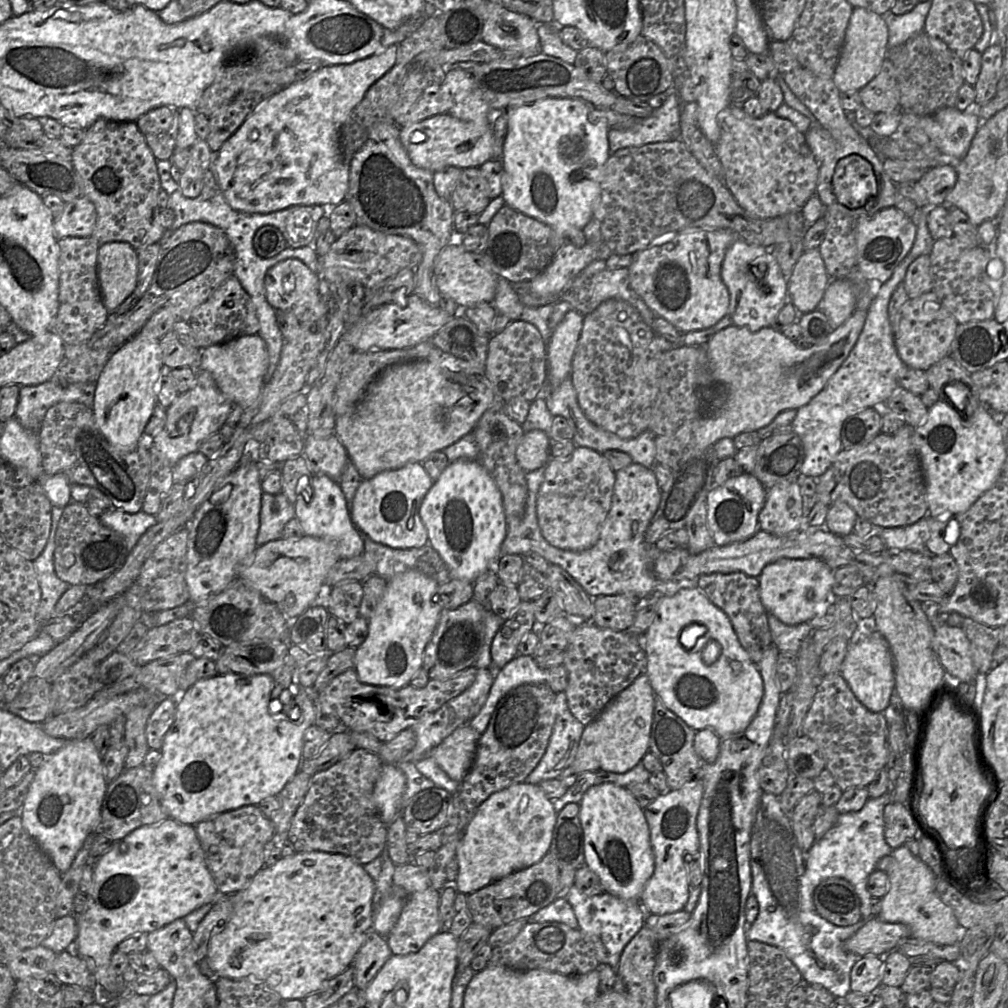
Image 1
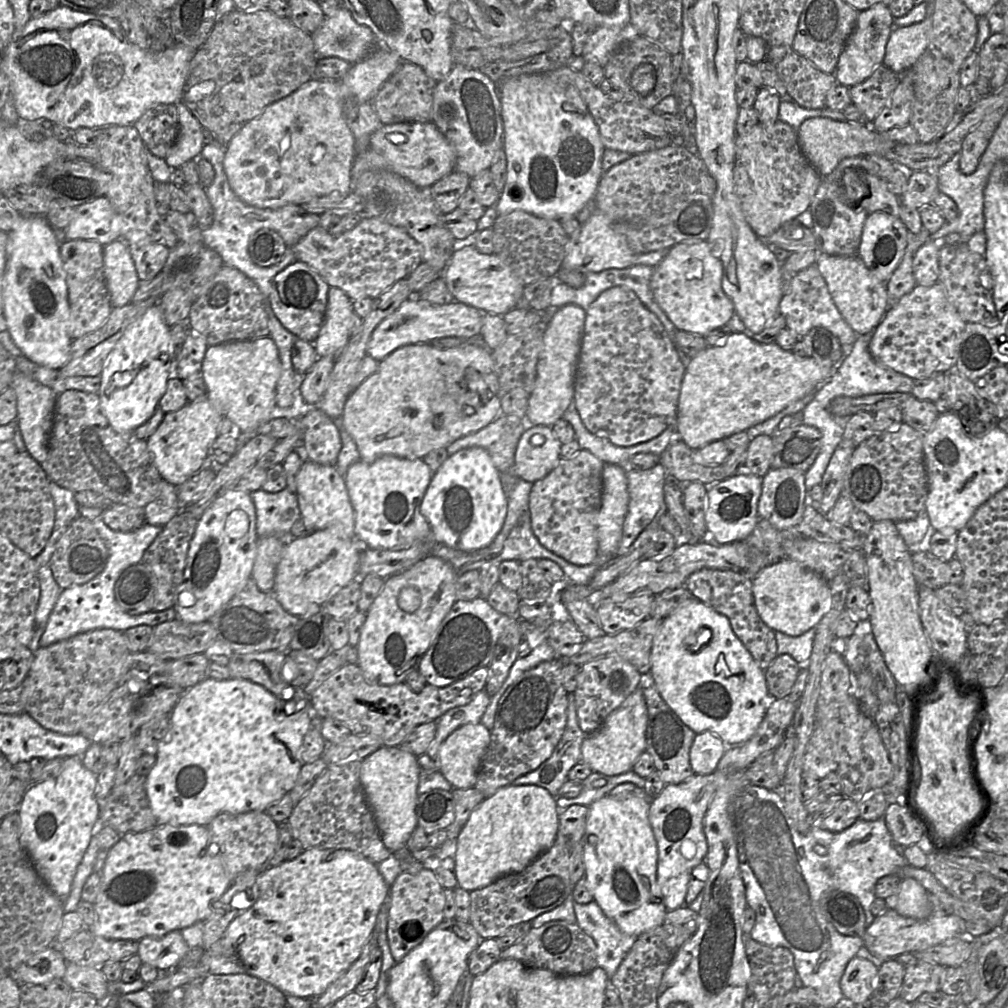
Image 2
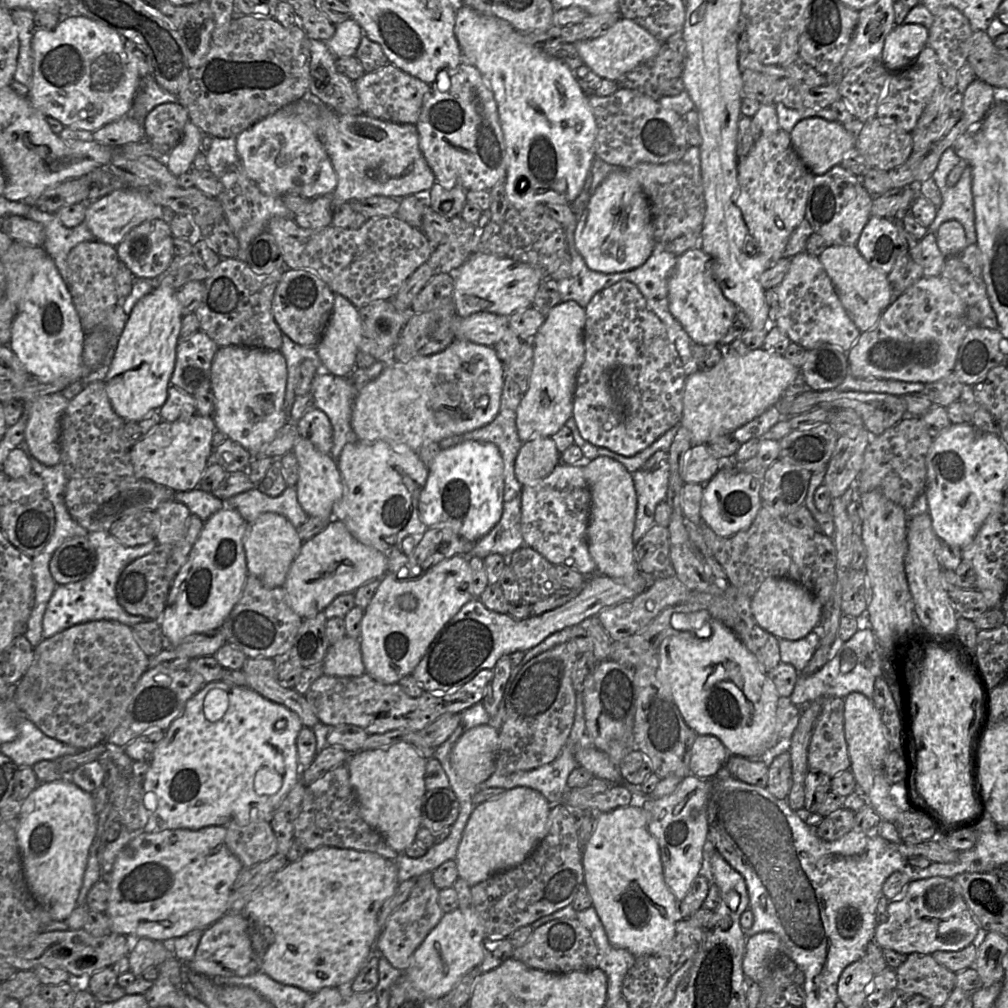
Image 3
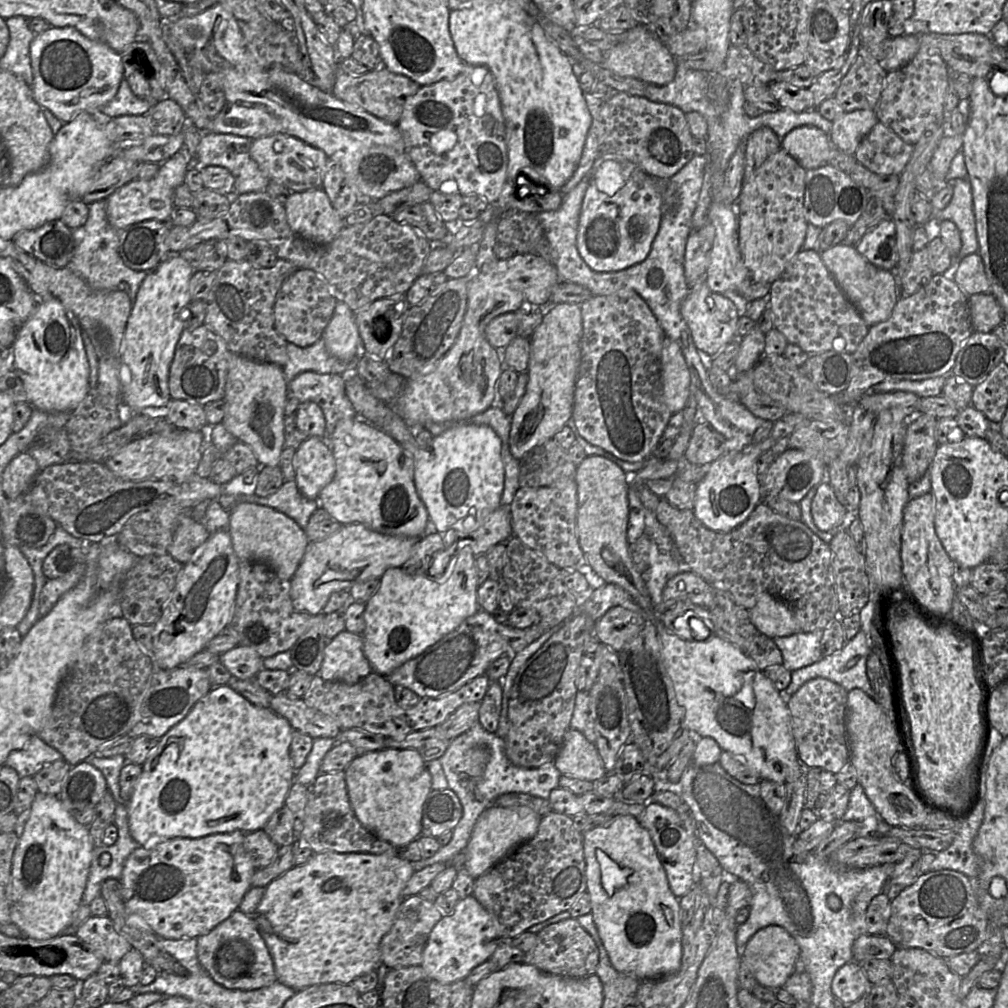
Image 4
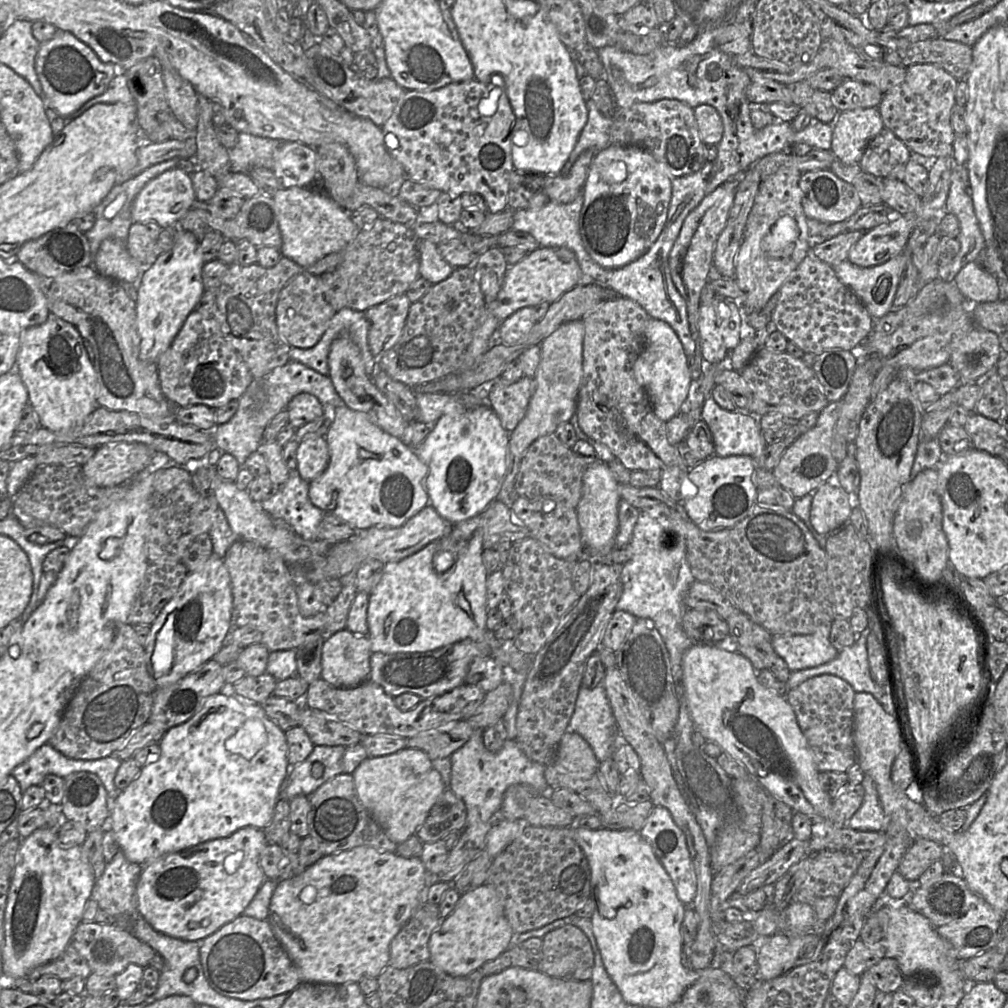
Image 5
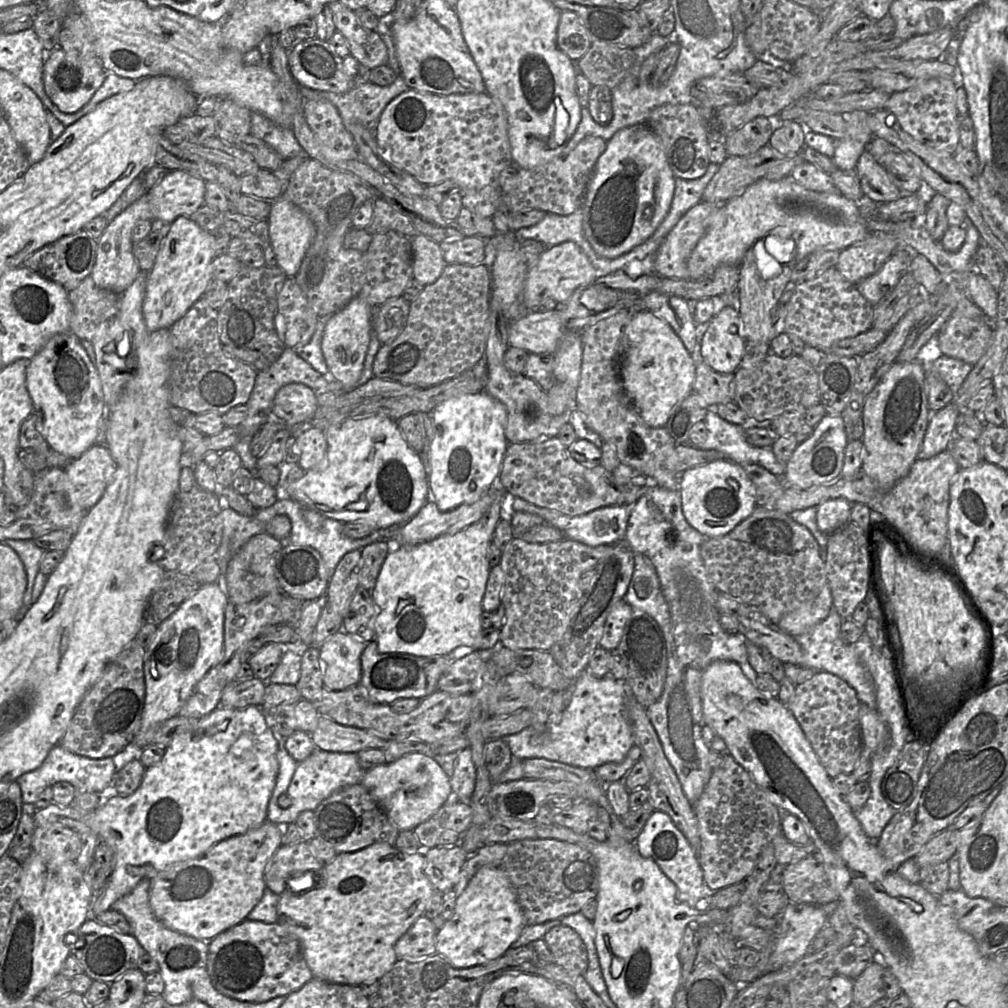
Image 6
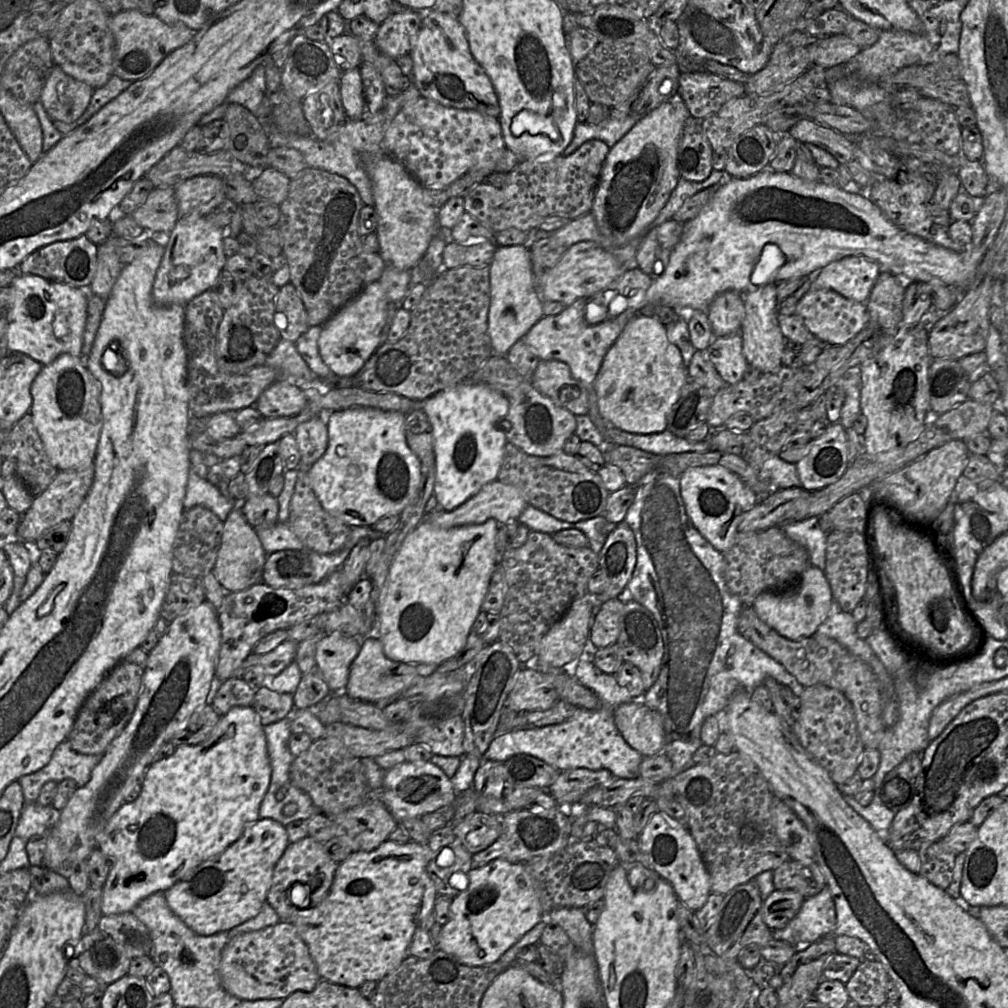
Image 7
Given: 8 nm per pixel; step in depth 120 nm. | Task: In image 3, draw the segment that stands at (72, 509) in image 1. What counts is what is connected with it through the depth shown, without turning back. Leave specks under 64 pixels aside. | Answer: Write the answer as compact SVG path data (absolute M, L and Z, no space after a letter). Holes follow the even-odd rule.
M87 537L66 539L53 553L49 562L50 573L58 585L77 582L94 570L97 555Z

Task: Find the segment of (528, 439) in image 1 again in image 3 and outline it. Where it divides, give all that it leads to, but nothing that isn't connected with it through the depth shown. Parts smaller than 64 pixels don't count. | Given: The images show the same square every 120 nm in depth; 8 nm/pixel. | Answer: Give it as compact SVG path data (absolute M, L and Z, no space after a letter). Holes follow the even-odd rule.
M538 436L523 442L515 460L516 478L523 485L533 485L552 473L561 462L552 437Z

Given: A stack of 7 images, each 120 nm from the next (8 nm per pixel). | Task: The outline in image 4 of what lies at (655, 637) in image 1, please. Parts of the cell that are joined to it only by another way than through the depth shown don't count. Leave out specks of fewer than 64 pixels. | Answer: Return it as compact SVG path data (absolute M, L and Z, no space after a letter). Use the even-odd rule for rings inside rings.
M661 624L657 631L666 671L673 682L677 702L684 710L685 725L694 737L715 739L722 751L741 758L761 779L785 784L806 774L809 767L800 762L787 703L752 658L717 635L706 640L686 640Z

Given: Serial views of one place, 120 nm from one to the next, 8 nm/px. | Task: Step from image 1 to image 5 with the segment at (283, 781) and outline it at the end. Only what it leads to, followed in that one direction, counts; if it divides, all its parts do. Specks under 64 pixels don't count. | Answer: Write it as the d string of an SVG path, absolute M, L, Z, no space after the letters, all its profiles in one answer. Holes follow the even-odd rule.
M221 692L209 696L192 718L166 732L159 742L160 755L143 766L137 778L120 791L114 800L110 800L108 828L114 832L120 850L127 860L132 863L145 864L169 853L182 851L209 840L230 836L244 827L264 829L272 820L275 805L279 799L279 788L288 777L288 746L285 736L285 732L266 715L264 709L256 702L250 702L236 695L227 696Z

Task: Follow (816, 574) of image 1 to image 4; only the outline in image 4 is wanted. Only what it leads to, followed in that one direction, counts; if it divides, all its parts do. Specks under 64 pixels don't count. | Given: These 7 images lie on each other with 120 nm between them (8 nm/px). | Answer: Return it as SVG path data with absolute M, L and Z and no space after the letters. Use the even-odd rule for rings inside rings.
M768 592L759 596L749 616L758 631L772 639L803 632L791 606Z

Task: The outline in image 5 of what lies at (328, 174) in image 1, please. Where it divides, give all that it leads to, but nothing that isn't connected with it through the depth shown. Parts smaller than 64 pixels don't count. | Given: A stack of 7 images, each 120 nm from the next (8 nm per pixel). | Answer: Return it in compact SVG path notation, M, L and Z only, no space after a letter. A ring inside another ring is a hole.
M281 142L273 154L272 171L283 188L310 188L318 178L315 148Z

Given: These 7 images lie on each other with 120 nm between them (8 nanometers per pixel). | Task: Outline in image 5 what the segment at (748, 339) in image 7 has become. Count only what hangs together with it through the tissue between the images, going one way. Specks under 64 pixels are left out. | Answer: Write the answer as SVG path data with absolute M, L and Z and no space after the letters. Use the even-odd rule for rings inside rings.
M793 167L780 168L764 178L755 196L747 218L744 238L736 256L735 280L743 292L741 310L743 314L761 311L773 295L779 292L783 283L800 265L810 249L807 216L802 206L802 192L799 187L801 172ZM784 216L791 217L797 224L799 235L794 243L784 250L766 251L765 238L772 227Z

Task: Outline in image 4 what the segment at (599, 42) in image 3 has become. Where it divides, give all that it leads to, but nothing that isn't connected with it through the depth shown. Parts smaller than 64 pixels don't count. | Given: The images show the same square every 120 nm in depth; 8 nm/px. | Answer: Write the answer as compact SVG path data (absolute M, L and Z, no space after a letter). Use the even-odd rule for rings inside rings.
M638 24L623 33L621 42L603 52L603 61L600 64L602 67L618 76L635 78L658 86L666 85L674 79L676 60L648 26Z

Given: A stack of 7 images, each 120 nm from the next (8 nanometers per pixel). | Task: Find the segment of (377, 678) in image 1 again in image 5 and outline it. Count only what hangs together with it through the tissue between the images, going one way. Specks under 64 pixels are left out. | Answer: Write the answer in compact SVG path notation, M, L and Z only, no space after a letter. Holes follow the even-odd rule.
M481 529L475 530L471 538L468 540L467 544L460 549L457 558L454 560L454 564L449 570L439 573L435 569L434 566L434 557L437 554L449 552L443 551L442 546L442 538L435 540L425 547L423 547L418 552L396 562L388 562L384 565L382 576L373 591L369 594L369 604L367 610L367 623L368 623L368 638L371 642L371 652L372 653L385 653L385 654L392 654L392 653L420 653L420 652L428 652L432 650L436 650L447 646L449 644L464 640L464 639L471 639L476 642L487 642L491 649L491 657L493 657L502 667L510 667L512 671L517 672L519 670L528 670L532 666L532 657L534 655L528 655L526 653L521 652L518 650L512 640L505 640L499 641L493 637L493 632L489 631L486 628L486 613L487 613L487 606L486 606L486 579L488 577L488 572L485 569L485 566L482 561L482 552L484 550L483 545L483 532Z

